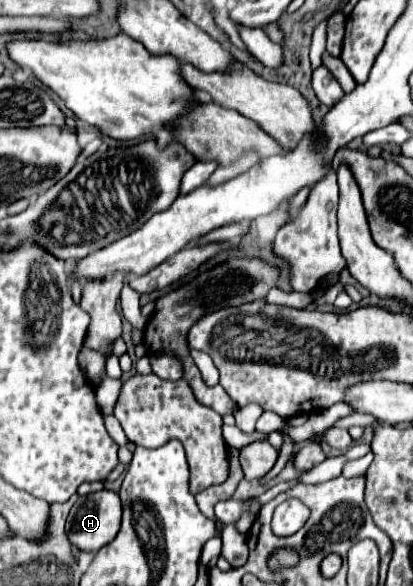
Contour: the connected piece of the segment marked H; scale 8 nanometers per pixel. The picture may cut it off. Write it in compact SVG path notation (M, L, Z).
M103 489L97 493L89 493L89 495L79 495L75 505L71 507L71 513L67 517L67 537L69 541L79 547L81 551L89 551L95 553L99 551L103 545L107 545L109 541L113 541L113 537L117 535L121 525L121 501L119 495L115 491Z

